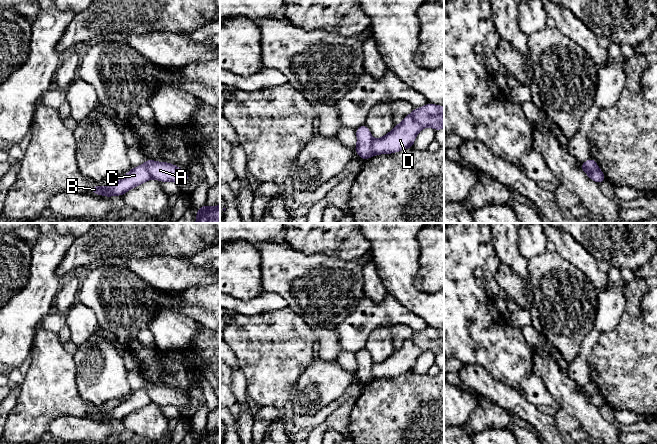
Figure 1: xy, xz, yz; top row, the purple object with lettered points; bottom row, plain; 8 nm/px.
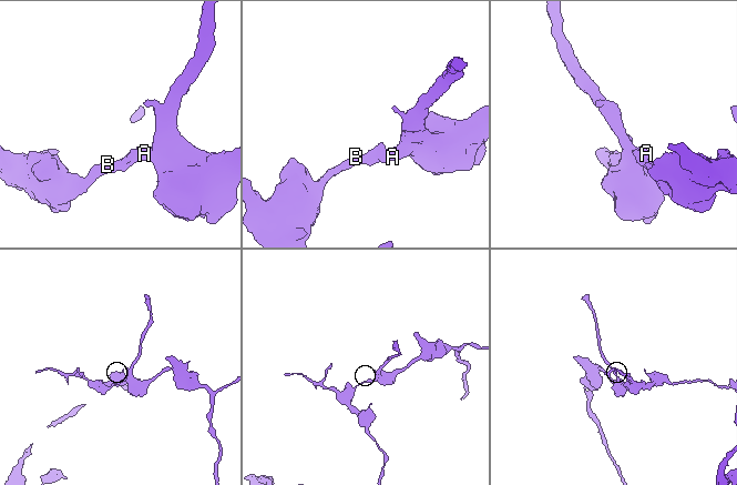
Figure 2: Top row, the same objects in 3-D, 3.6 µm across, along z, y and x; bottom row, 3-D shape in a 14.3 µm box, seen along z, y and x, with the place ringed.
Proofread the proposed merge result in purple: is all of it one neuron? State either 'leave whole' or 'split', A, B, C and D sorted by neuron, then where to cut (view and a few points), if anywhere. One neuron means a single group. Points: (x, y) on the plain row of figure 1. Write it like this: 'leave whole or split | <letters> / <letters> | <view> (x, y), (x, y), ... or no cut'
split | A D / B C | yz (581, 389), (589, 395), (593, 395), (597, 391)

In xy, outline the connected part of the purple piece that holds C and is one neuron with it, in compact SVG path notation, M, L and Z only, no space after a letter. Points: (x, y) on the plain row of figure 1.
M145 388L132 392L127 398L121 400L121 403L111 410L94 409L90 417L103 419L111 422L113 419L122 420L130 413L146 407L151 403L151 399Z

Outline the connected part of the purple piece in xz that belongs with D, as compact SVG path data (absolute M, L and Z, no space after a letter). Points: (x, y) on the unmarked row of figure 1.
M427 327L415 332L388 358L380 363L373 363L372 374L375 379L379 379L412 372L417 358L425 351L431 351L435 355L444 353L444 330Z

